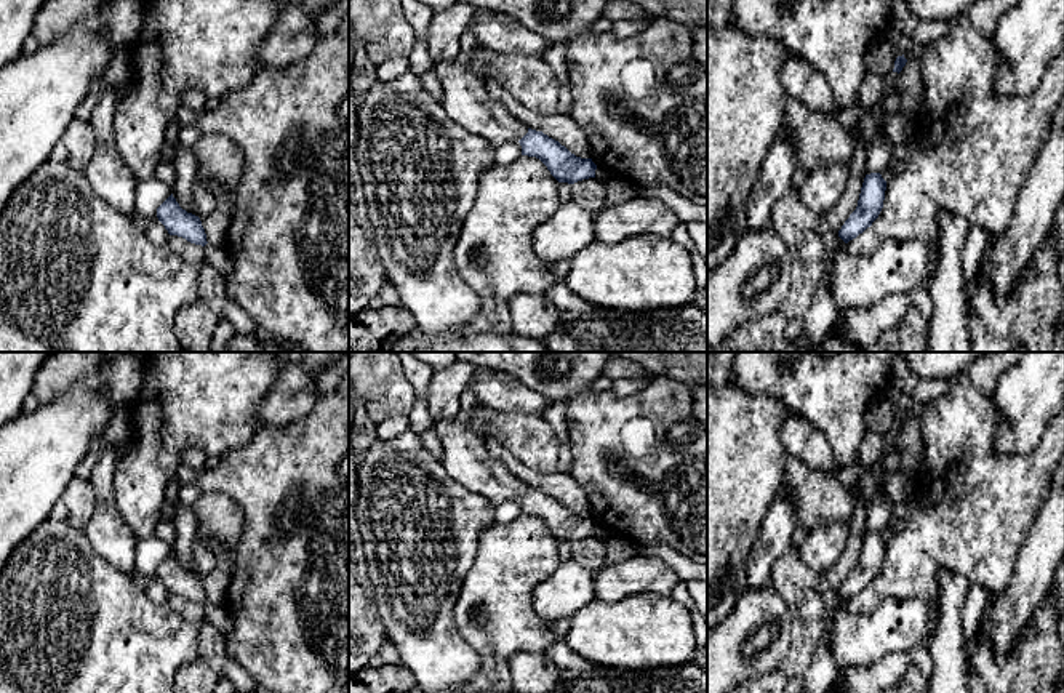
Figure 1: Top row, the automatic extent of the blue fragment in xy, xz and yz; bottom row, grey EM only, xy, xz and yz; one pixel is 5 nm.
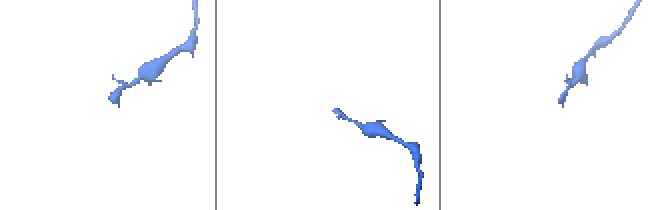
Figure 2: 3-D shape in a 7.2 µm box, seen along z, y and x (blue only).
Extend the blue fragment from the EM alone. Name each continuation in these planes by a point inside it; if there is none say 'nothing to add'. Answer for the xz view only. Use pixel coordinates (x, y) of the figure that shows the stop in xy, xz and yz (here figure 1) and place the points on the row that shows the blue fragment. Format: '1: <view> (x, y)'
1: xz (468, 100)

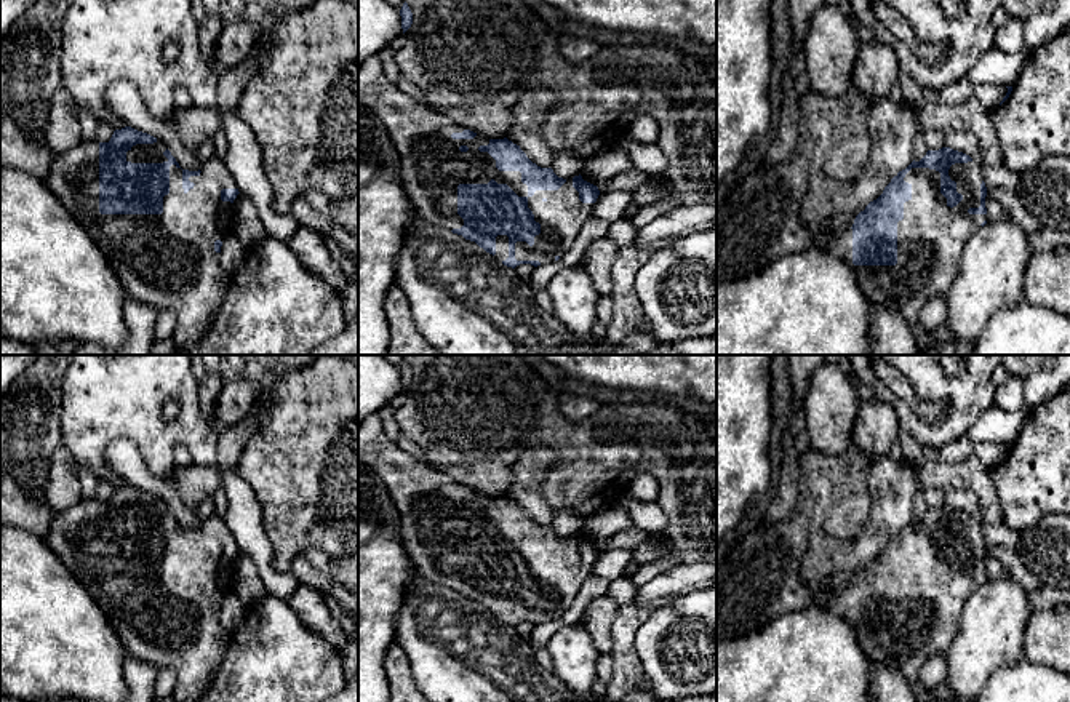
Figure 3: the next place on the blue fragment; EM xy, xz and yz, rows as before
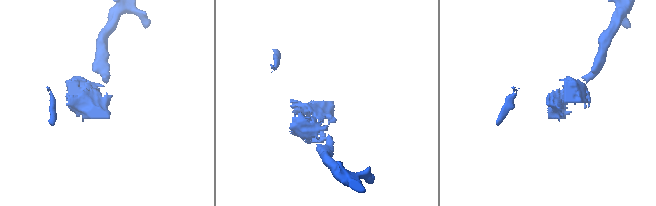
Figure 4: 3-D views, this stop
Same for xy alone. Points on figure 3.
1: xy (168, 261)

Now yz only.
1: yz (931, 237)

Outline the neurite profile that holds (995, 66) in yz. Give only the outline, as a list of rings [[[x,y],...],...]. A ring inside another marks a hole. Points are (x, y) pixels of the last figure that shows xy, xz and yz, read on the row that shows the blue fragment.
[[[993,45],[979,58],[966,78],[974,86],[987,83],[1012,86],[1019,80],[1027,54],[1025,50],[1006,53]]]

